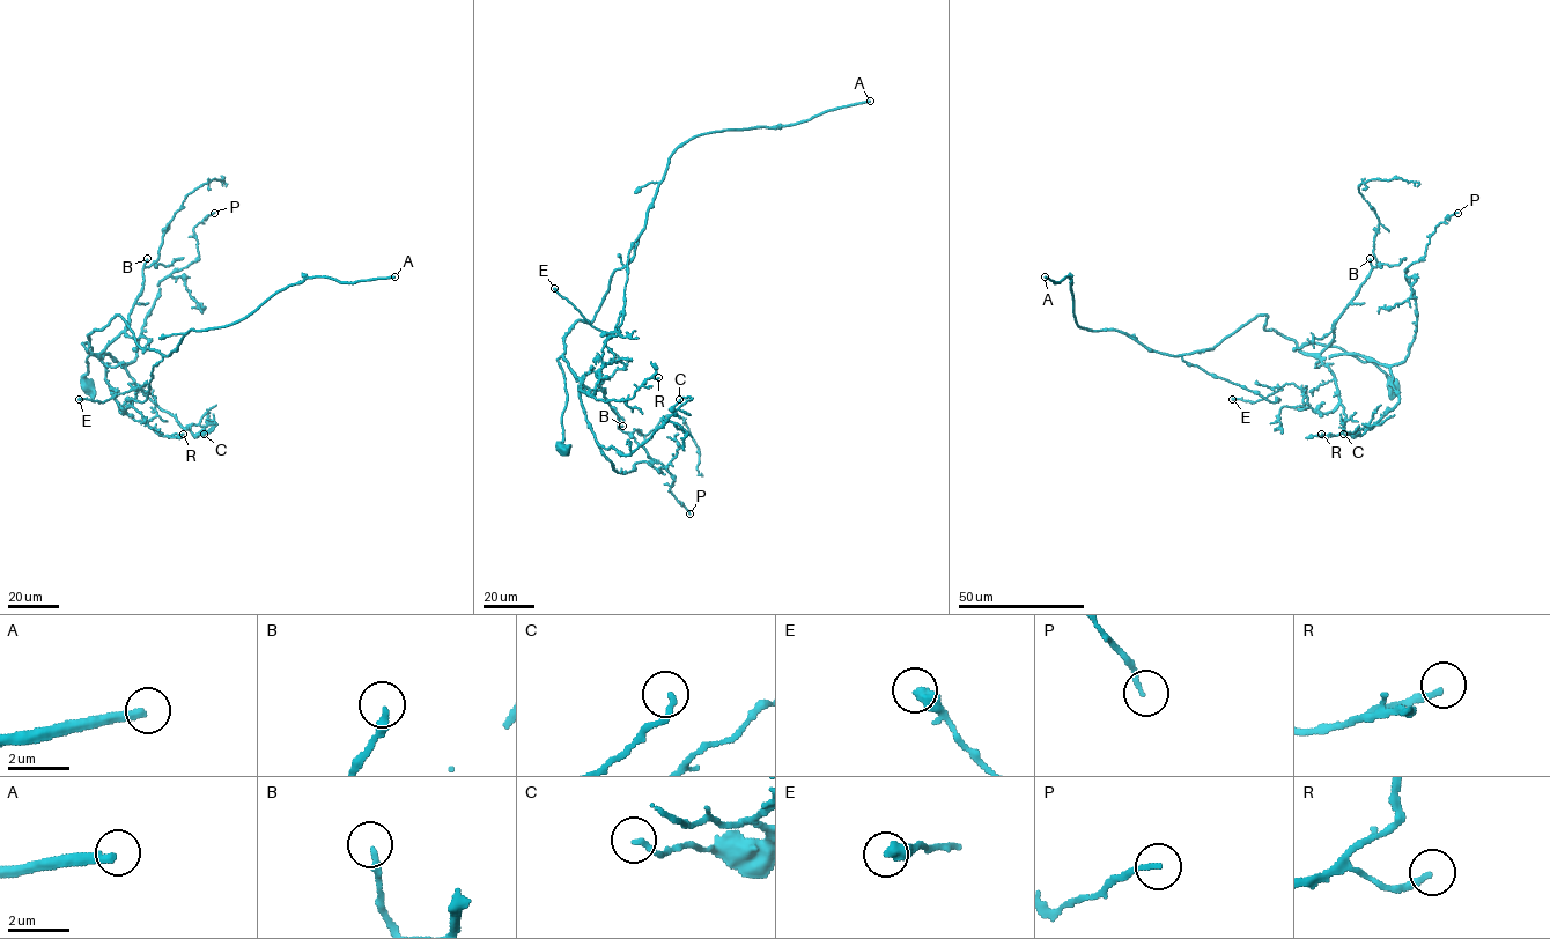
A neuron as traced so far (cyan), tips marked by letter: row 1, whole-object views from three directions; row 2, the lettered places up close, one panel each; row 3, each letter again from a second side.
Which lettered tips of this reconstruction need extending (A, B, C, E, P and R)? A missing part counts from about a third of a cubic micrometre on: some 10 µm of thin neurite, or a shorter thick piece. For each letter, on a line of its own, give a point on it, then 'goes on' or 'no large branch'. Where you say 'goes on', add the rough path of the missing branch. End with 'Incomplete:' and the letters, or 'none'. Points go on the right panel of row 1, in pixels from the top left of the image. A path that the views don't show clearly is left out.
A: (1045, 276) | goes on
B: (1370, 258) | goes on | (1370, 258), (1357, 229), (1363, 209)
C: (1343, 434) | no large branch
E: (1232, 399) | no large branch
P: (1458, 213) | no large branch
R: (1321, 434) | no large branch
Incomplete: A, B

